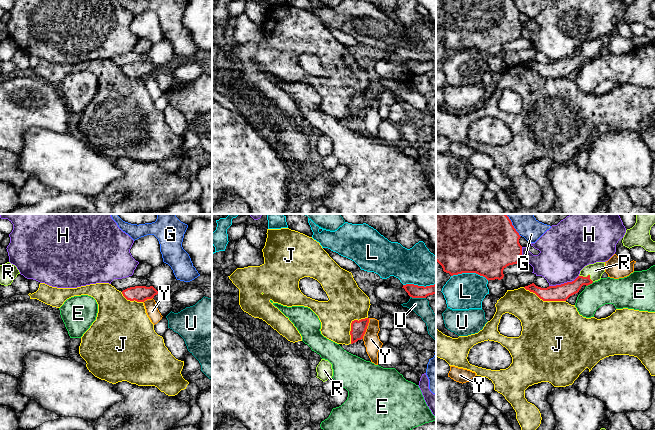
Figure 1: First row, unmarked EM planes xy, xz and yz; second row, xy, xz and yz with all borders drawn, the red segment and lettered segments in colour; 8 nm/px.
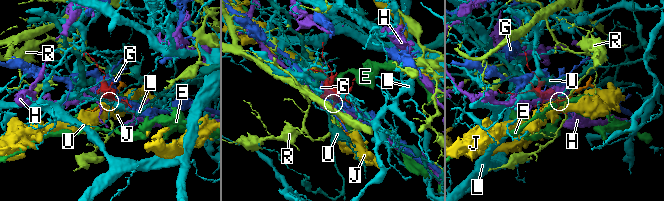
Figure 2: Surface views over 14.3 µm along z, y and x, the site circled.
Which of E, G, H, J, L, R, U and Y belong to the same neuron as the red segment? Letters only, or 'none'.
R

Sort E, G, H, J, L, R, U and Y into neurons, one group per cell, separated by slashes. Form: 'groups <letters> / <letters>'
groups E / G / H / J / L / R / U / Y

